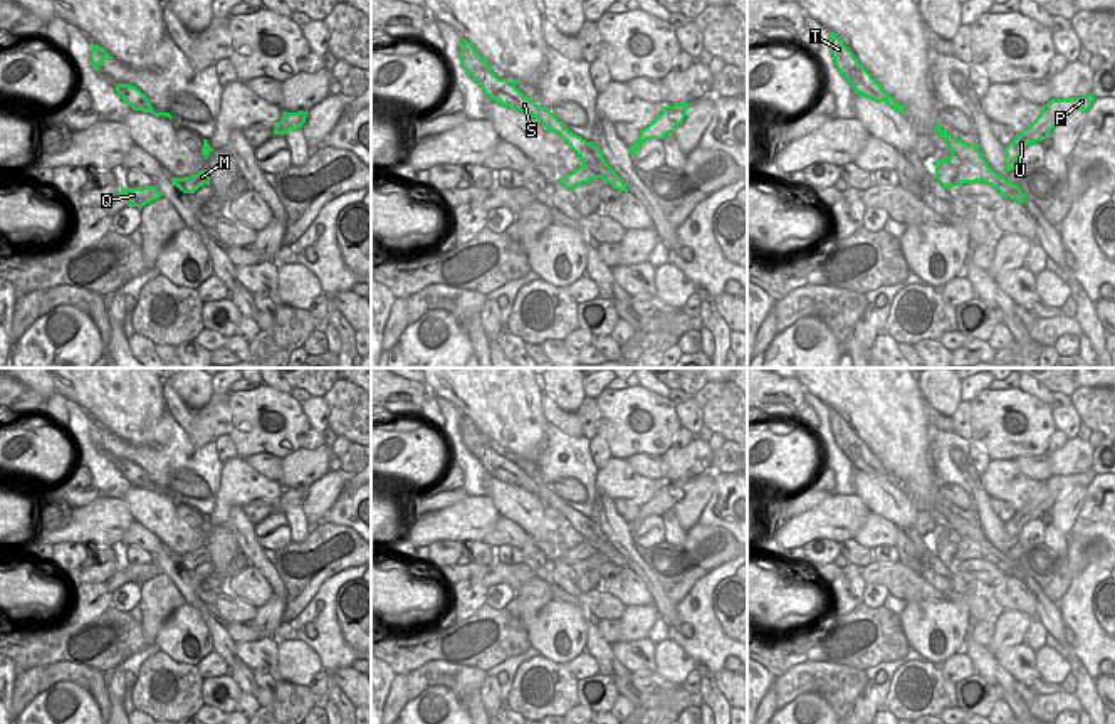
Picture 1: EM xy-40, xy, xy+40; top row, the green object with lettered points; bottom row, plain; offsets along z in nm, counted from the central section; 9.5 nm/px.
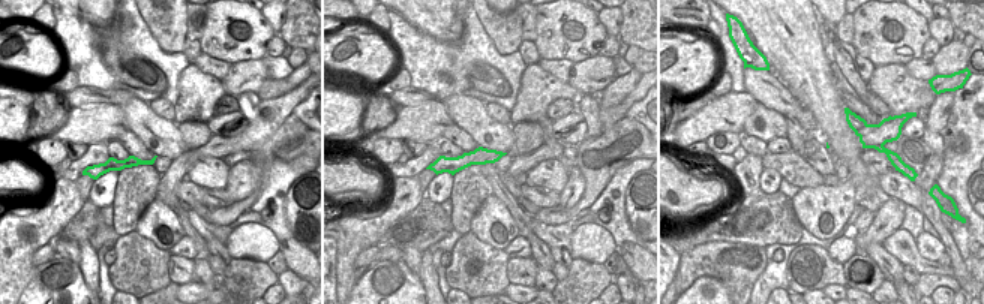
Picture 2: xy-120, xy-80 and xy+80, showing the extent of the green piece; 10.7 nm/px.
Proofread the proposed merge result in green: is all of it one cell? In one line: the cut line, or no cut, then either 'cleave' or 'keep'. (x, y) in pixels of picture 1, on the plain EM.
cut xy+40 (951, 528), (963, 538), (974, 540), (983, 556); cleave

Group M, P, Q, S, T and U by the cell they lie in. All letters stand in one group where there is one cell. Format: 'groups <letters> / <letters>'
groups M P Q U / S T

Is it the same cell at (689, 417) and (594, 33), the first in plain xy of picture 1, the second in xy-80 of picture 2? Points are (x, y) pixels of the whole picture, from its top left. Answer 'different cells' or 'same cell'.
different cells

